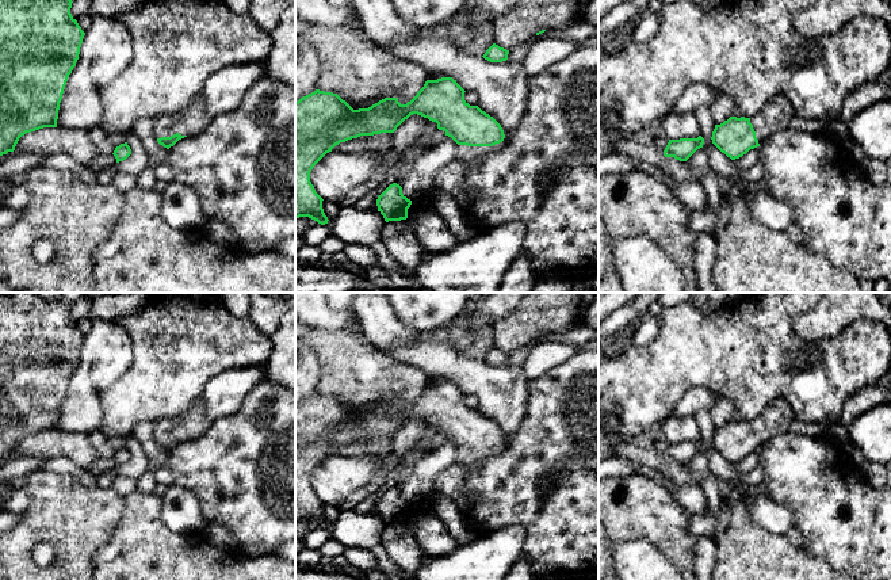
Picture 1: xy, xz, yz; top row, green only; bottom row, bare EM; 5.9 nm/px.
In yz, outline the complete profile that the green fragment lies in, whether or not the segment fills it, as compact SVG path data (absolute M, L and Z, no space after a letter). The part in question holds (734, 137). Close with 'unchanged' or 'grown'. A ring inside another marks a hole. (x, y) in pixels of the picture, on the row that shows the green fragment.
M776 95L753 118L730 117L723 123L715 125L711 140L722 153L735 160L760 146L773 133L788 129L794 115L789 100Z | grown

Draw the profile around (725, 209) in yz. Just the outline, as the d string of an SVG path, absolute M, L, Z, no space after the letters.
M733 186L727 194L723 194L723 199L718 210L718 221L715 224L715 230L723 229L729 224L729 218L731 214L731 198L738 192L738 186Z

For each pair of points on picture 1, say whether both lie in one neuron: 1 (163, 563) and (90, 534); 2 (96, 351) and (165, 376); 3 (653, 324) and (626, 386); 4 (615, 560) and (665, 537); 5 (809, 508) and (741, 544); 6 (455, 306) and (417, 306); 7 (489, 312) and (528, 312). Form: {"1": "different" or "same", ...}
{"1": "different", "2": "different", "3": "different", "4": "different", "5": "different", "6": "same", "7": "different"}

